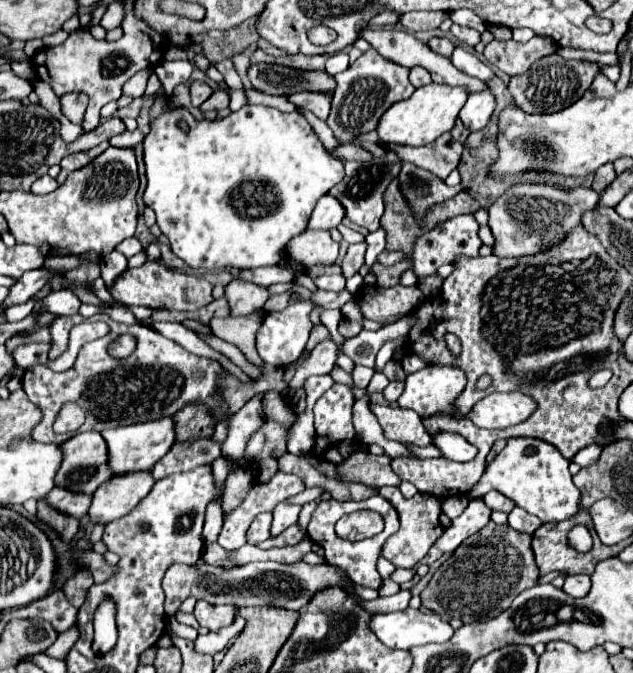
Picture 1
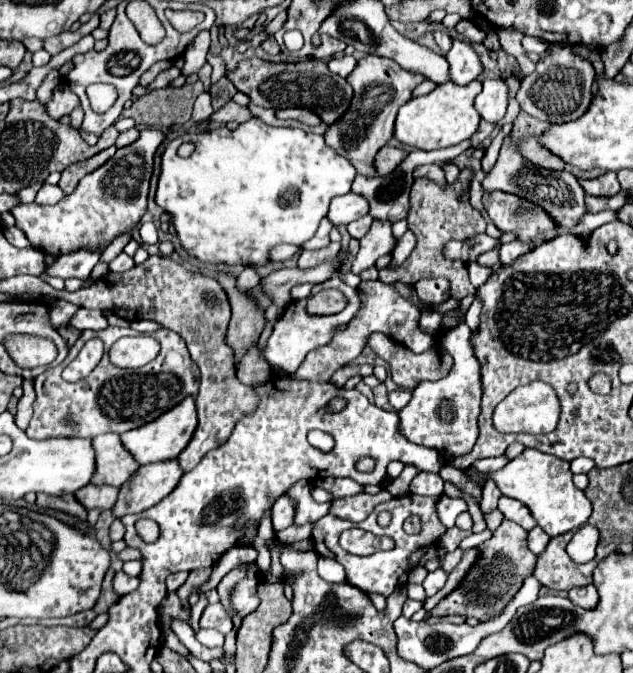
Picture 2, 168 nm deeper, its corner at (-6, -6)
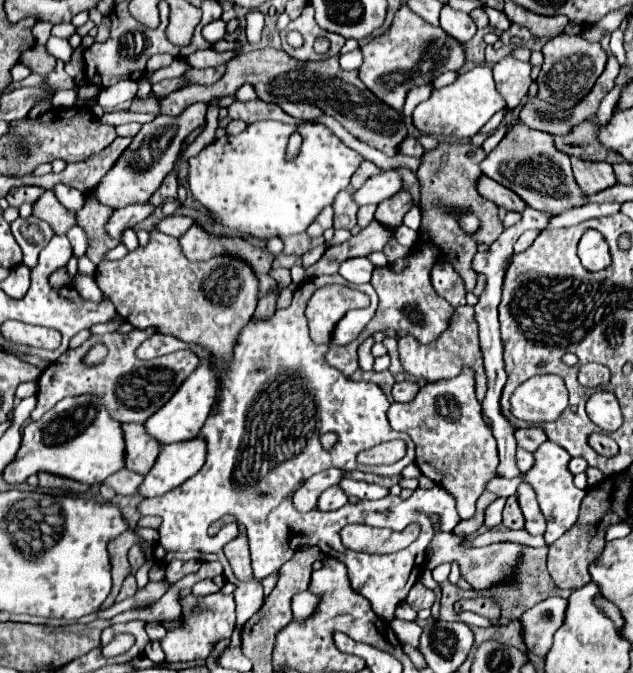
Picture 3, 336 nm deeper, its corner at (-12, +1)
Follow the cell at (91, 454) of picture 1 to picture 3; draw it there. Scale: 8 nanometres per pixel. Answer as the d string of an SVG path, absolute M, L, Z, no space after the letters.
M124 423L124 441L128 447L126 467L134 469L140 475L146 475L156 463L162 445L146 433L144 423Z

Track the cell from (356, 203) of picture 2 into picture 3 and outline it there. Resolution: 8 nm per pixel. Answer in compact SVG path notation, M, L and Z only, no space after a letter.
M386 169L378 175L372 175L358 191L356 191L356 203L358 205L368 205L374 203L378 205L380 201L392 197L402 189L402 177L396 169Z

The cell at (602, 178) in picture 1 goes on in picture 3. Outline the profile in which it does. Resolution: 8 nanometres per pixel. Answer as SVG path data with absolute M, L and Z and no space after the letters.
M570 157L570 159L572 159L574 179L576 179L578 187L582 189L584 197L588 197L592 193L600 193L616 183L610 163L586 161L586 159L578 159L578 157Z

